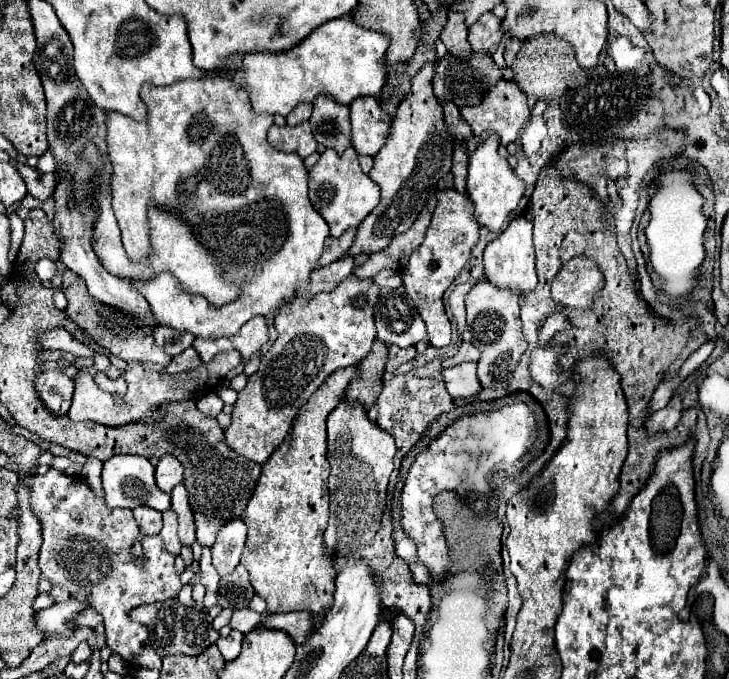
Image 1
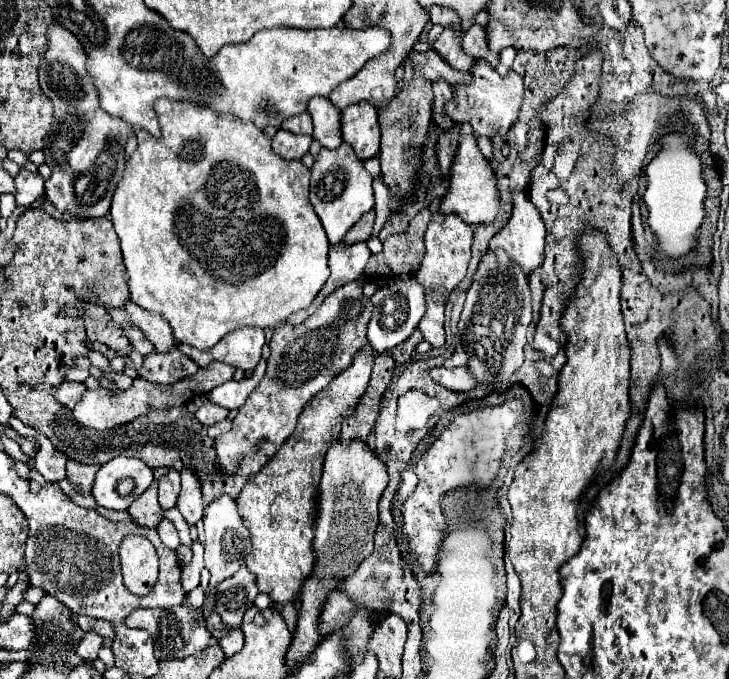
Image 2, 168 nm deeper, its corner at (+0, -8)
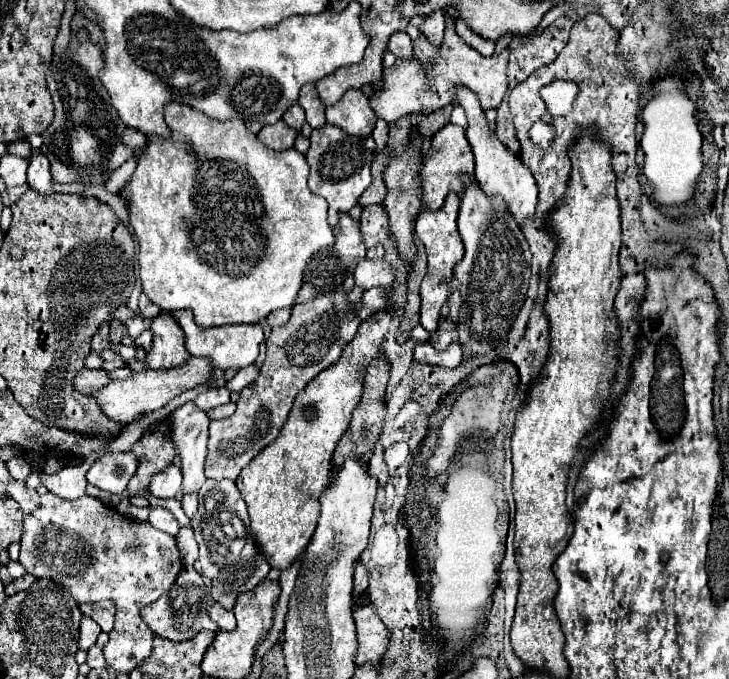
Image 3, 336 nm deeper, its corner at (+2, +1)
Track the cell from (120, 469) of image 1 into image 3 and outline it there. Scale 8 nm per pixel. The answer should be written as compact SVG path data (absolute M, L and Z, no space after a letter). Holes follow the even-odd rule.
M108 453L102 455L86 473L90 485L108 493L124 493L130 477L138 469L138 459L132 453Z

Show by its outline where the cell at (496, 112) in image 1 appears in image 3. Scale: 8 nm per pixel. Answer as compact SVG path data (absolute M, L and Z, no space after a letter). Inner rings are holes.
M450 25L446 27L444 43L434 61L430 61L428 65L422 65L418 59L410 59L410 61L398 59L394 67L384 69L382 89L374 91L370 105L380 119L384 119L386 123L394 123L412 113L414 115L430 113L430 111L438 111L446 105L456 103L456 87L464 85L478 95L484 111L498 109L508 89L508 73L506 73L508 67L506 65L508 65L508 49L502 51L500 55L484 57L474 47L466 45L456 35L454 25Z

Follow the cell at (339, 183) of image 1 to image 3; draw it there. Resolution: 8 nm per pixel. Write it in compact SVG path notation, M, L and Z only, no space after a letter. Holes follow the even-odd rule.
M334 125L324 129L314 129L310 135L310 149L306 153L310 165L308 187L314 195L320 195L328 201L328 223L336 225L336 215L348 213L360 199L360 195L370 187L370 163L372 151L362 147L362 139L346 135Z

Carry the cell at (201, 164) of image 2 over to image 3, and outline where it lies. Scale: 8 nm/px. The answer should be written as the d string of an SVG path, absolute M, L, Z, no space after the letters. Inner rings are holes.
M168 103L164 107L164 119L166 125L172 131L170 139L162 139L158 135L148 135L146 145L142 147L142 155L138 159L138 167L132 173L132 177L126 183L126 189L122 191L122 199L128 209L128 223L134 229L134 235L138 239L140 251L138 251L138 265L140 265L140 279L142 279L142 291L146 297L156 303L162 311L182 311L190 309L194 313L194 321L202 329L210 327L222 327L222 325L232 325L232 323L258 323L268 317L268 313L284 307L294 307L296 295L302 287L304 271L312 257L322 251L324 247L334 245L334 235L332 229L326 221L326 211L328 205L322 197L316 197L310 193L306 179L308 179L308 163L302 153L296 149L288 151L274 151L266 147L248 127L242 119L228 119L228 121L218 121L202 111L182 105L182 103Z

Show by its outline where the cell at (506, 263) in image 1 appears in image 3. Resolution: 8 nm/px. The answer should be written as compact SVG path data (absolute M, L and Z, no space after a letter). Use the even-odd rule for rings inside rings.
M458 87L458 103L464 107L466 117L468 117L468 141L472 145L474 151L474 159L476 159L476 179L480 189L490 197L502 197L502 201L506 203L510 215L514 217L514 221L522 227L526 221L534 219L536 213L536 205L538 205L538 187L536 187L536 179L530 175L530 171L524 167L524 163L520 161L520 157L512 155L500 141L496 135L492 135L488 131L488 121L484 117L484 111L478 103L478 97L468 89L468 87Z

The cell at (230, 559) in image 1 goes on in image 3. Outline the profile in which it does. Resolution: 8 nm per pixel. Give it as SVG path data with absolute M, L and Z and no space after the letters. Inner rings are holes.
M206 479L202 489L198 491L198 497L200 497L200 507L198 507L198 513L192 517L192 531L200 545L198 561L202 565L202 575L208 579L214 579L222 567L236 563L244 547L244 541L250 535L248 511L236 483L230 479L222 479L222 481Z

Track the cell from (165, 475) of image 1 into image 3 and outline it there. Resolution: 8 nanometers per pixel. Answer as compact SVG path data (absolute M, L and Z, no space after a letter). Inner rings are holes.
M170 465L170 467L166 467L162 473L154 475L148 491L150 491L154 497L158 497L158 499L166 499L166 497L174 497L174 495L180 491L180 485L182 485L180 467Z

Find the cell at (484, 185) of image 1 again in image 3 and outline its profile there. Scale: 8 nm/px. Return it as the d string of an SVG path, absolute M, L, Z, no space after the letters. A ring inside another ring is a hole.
M452 123L442 127L434 135L434 141L430 141L430 143L432 143L432 149L428 155L422 157L422 165L420 165L420 185L424 189L426 207L432 211L438 211L450 191L460 193L460 195L466 191L464 175L474 177L474 157L472 157L472 147L466 139L464 129L458 125L452 125Z

